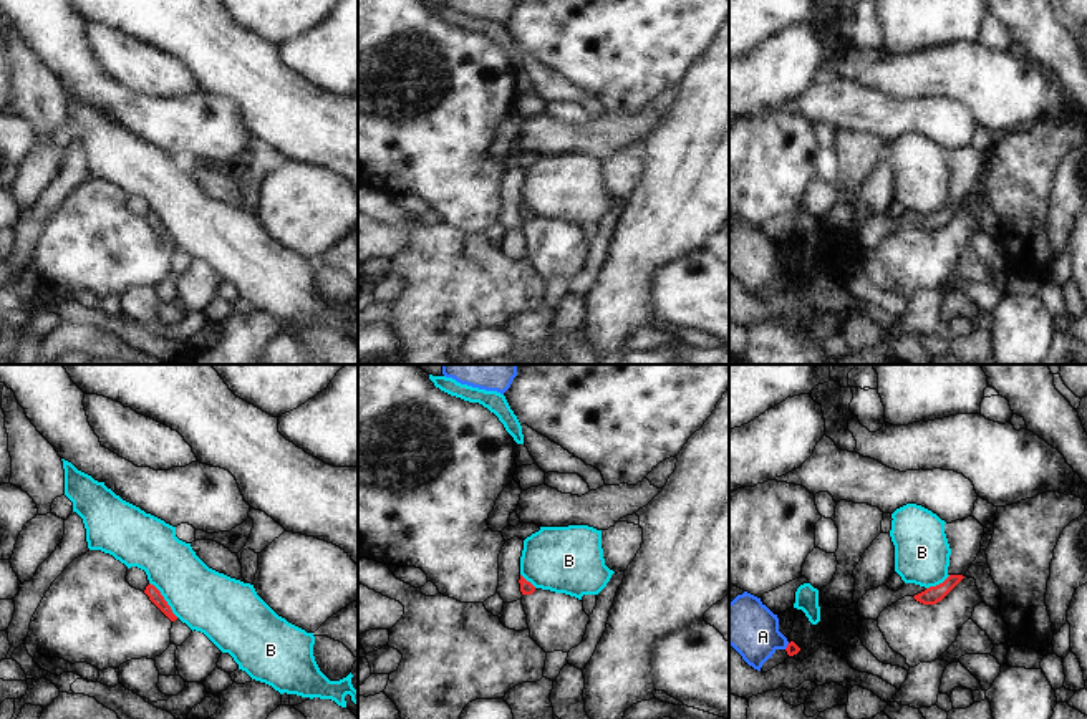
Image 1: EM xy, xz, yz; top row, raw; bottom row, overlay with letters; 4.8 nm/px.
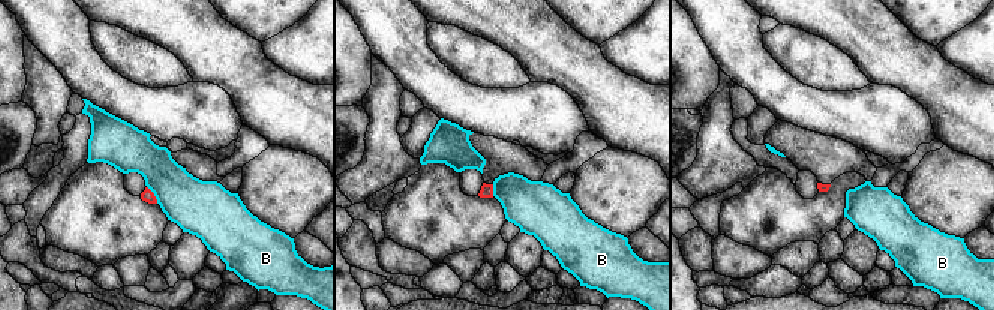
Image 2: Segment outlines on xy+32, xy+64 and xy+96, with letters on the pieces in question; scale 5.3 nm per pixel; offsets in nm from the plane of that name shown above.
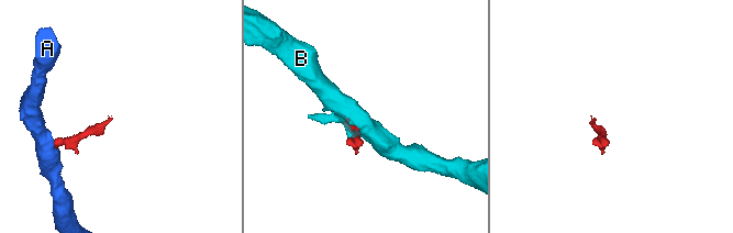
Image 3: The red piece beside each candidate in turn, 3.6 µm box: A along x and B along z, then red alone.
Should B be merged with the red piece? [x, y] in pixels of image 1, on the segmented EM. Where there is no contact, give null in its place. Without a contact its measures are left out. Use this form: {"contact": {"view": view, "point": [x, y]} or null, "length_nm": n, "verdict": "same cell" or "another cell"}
{"contact": {"view": "xy", "point": [164, 600]}, "length_nm": 220, "verdict": "another cell"}

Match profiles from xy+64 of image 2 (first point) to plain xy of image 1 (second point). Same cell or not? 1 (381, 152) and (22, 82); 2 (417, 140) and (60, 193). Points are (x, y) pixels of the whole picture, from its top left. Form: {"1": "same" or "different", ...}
{"1": "same", "2": "same"}

